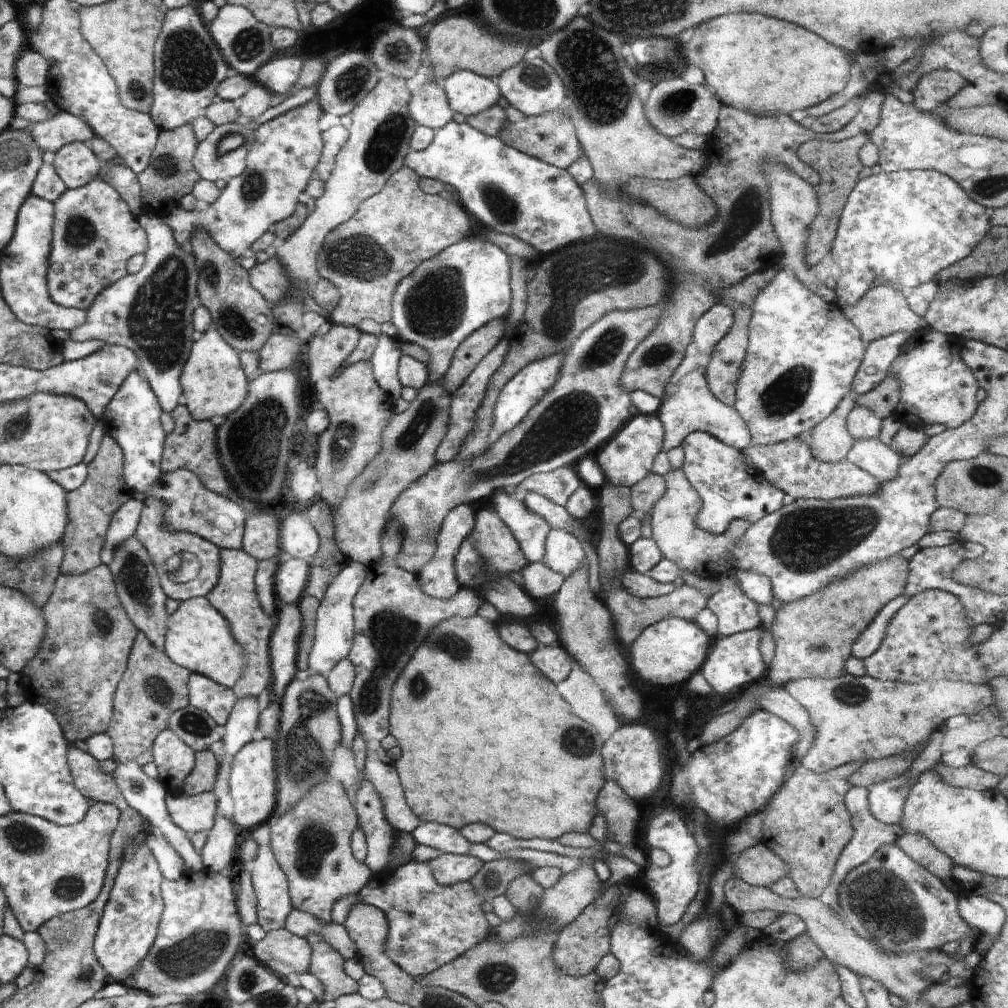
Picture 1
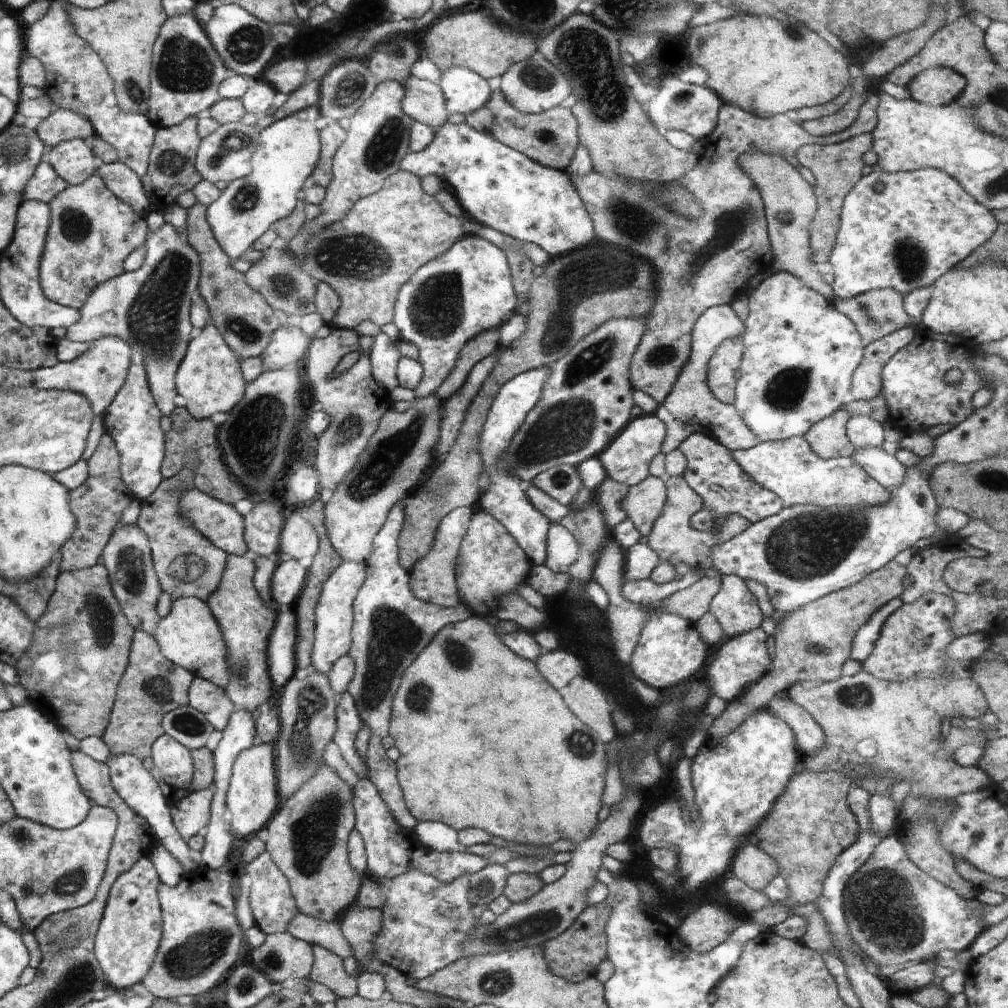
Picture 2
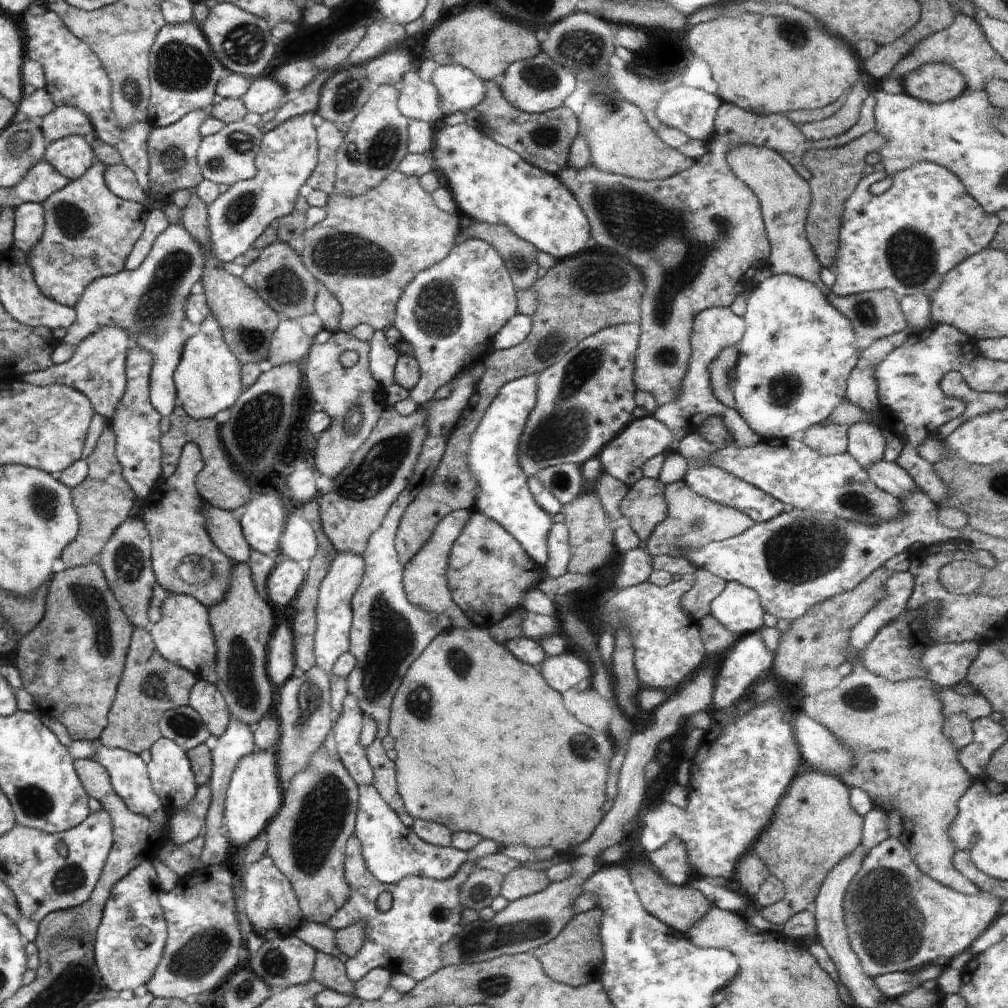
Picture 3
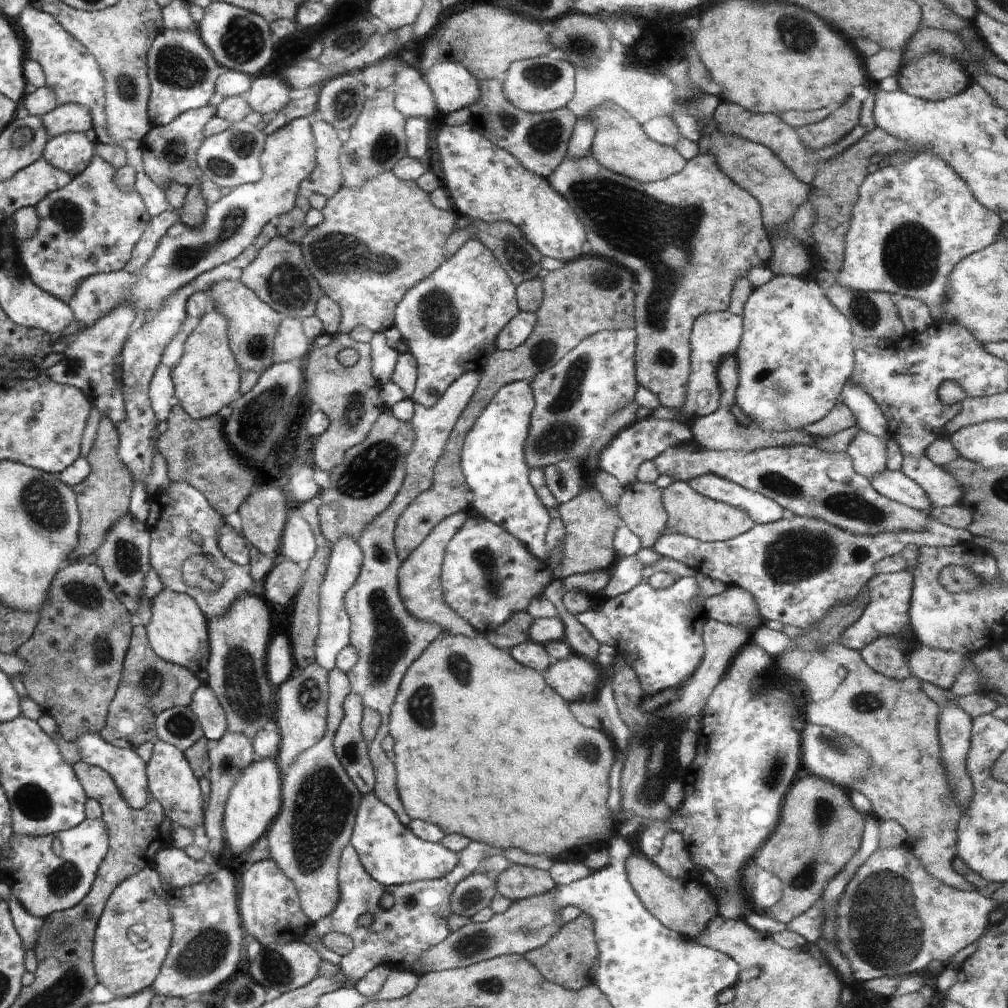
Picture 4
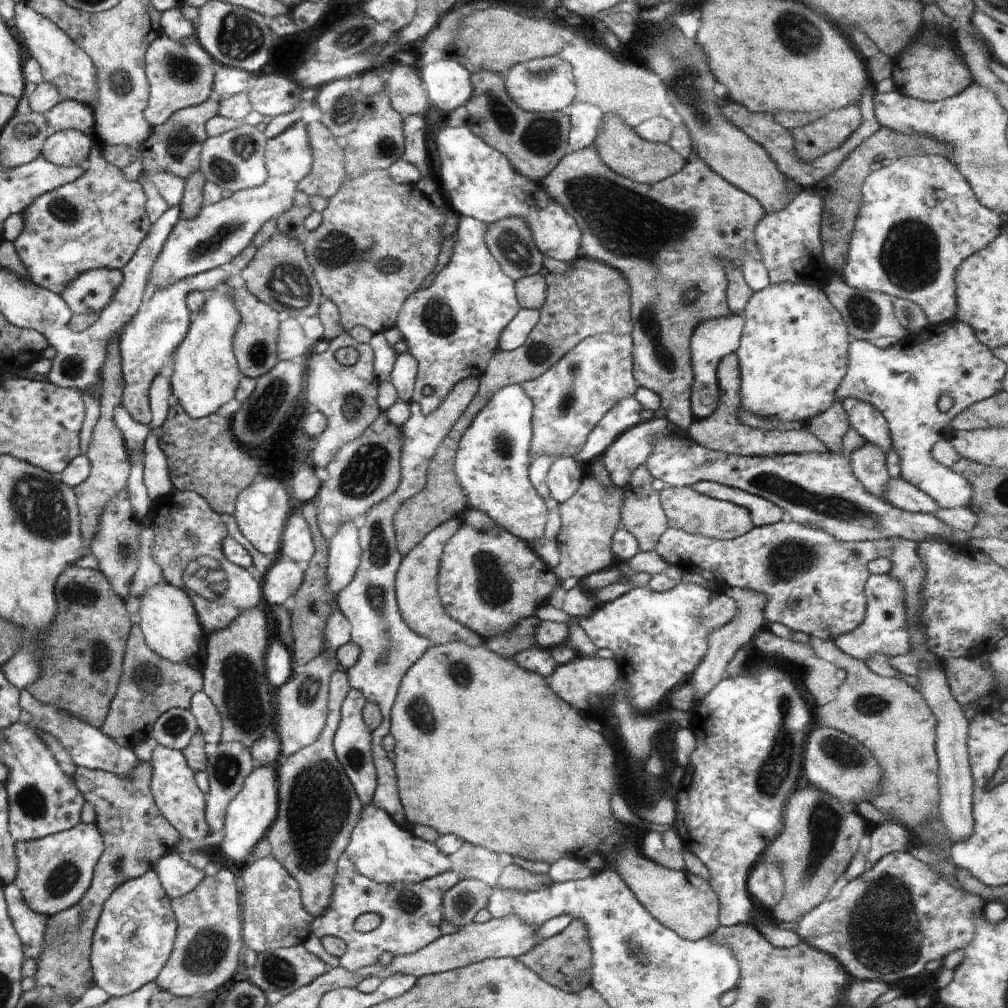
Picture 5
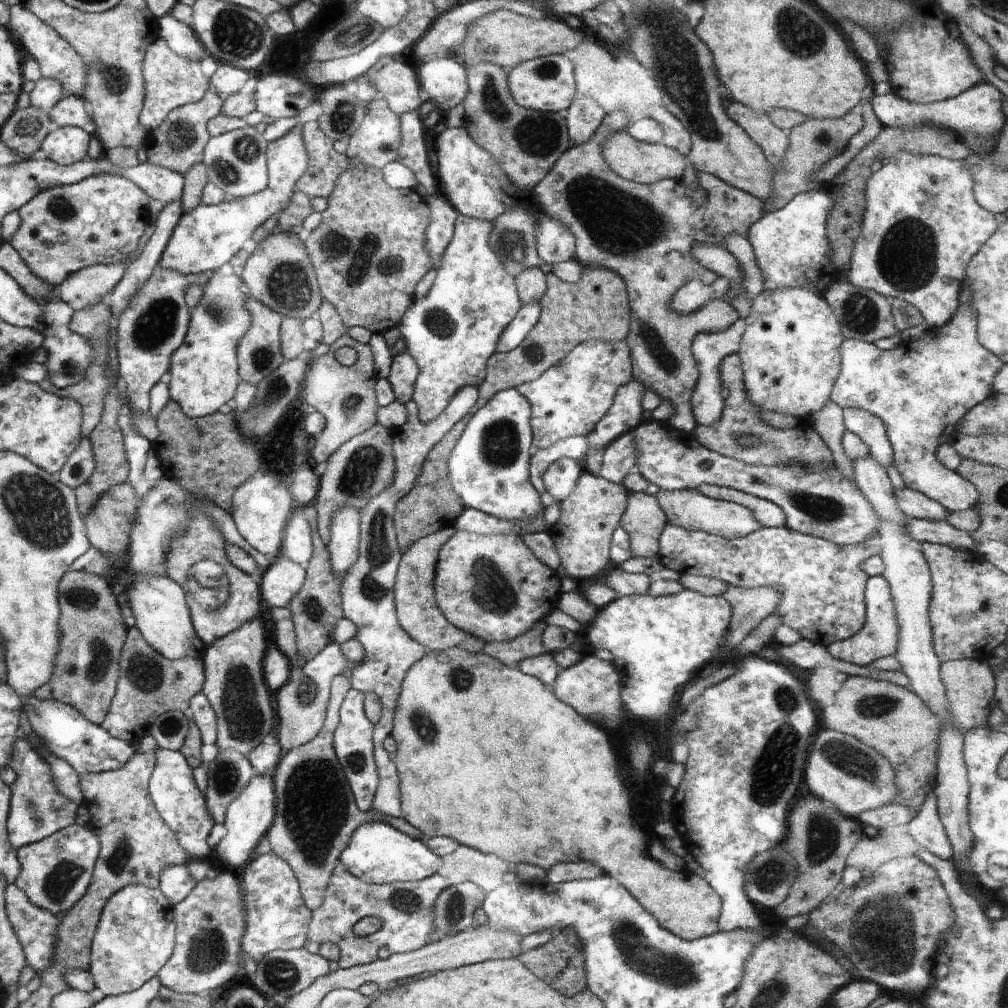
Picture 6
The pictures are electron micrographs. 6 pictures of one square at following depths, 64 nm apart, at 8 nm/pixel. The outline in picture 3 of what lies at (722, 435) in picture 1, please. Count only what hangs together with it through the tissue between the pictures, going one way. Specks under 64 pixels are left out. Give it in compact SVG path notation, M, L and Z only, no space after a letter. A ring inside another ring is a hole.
M729 307L708 308L699 312L694 317L693 327L690 335L691 357L686 366L686 374L682 378L678 396L665 405L658 405L653 412L654 418L665 422L670 428L677 430L694 430L711 416L723 417L727 419L727 425L731 437L741 436L732 440L732 446L748 448L756 446L762 440L761 436L749 428L747 422L740 416L740 413L734 408L724 406L712 390L710 382L710 364L712 360L730 346L736 346L743 337L745 331L745 322L742 316L734 314Z

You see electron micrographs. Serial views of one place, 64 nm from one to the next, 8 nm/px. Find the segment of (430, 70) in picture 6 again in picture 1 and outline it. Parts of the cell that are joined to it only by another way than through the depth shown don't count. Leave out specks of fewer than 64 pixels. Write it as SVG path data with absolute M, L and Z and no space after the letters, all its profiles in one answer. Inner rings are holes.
M458 70L442 82L448 104L454 112L464 116L476 116L498 104L502 98L496 84L485 76L469 70Z

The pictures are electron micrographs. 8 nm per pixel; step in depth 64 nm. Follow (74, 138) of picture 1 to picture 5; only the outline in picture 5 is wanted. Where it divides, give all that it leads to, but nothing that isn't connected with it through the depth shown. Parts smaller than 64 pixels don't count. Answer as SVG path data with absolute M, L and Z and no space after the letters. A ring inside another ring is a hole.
M75 100L60 101L44 115L55 132L74 129L88 135L96 127L96 117L92 108Z

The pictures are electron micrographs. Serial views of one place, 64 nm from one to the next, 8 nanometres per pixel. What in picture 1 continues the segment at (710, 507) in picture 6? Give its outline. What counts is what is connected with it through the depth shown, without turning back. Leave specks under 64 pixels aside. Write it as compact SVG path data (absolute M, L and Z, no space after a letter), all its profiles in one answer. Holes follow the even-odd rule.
M682 468L670 469L663 479L666 490L650 514L651 538L656 542L658 550L662 552L662 559L673 561L680 569L680 574L686 571L702 577L716 577L714 572L708 570L708 564L730 562L732 546L744 536L751 524L748 521L736 519L727 524L722 534L712 534L702 530L698 526L698 514L702 510L703 502L694 486L688 482Z

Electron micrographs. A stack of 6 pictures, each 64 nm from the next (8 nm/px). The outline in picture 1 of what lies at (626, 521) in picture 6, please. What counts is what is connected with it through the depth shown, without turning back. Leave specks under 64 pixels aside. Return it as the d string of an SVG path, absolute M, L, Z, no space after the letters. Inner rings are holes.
M650 472L646 478L642 478L638 484L632 485L630 489L630 506L634 508L634 514L641 522L646 522L646 518L652 514L654 506L666 490L665 480L662 476Z

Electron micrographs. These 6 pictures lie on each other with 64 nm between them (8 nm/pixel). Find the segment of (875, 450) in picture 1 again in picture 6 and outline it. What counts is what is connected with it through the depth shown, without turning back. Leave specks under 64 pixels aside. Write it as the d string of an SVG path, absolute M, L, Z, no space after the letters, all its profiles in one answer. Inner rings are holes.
M908 486L894 488L894 500L902 512L912 518L926 518L926 520L945 520L949 510L939 502L924 496Z

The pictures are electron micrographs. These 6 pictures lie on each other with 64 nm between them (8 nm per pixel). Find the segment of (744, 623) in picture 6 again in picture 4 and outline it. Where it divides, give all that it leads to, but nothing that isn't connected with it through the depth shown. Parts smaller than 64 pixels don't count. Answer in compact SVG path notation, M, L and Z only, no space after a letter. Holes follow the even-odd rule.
M706 619L706 624L702 628L702 640L704 643L705 653L702 657L701 666L687 678L686 686L684 686L684 696L678 704L670 706L670 710L674 714L688 714L688 716L694 716L694 714L701 714L706 708L706 700L710 696L710 692L714 690L714 686L720 682L722 676L726 674L732 658L738 654L738 650L747 644L751 640L752 630L748 629L748 626L740 624L735 626L731 624L721 623L712 619Z

